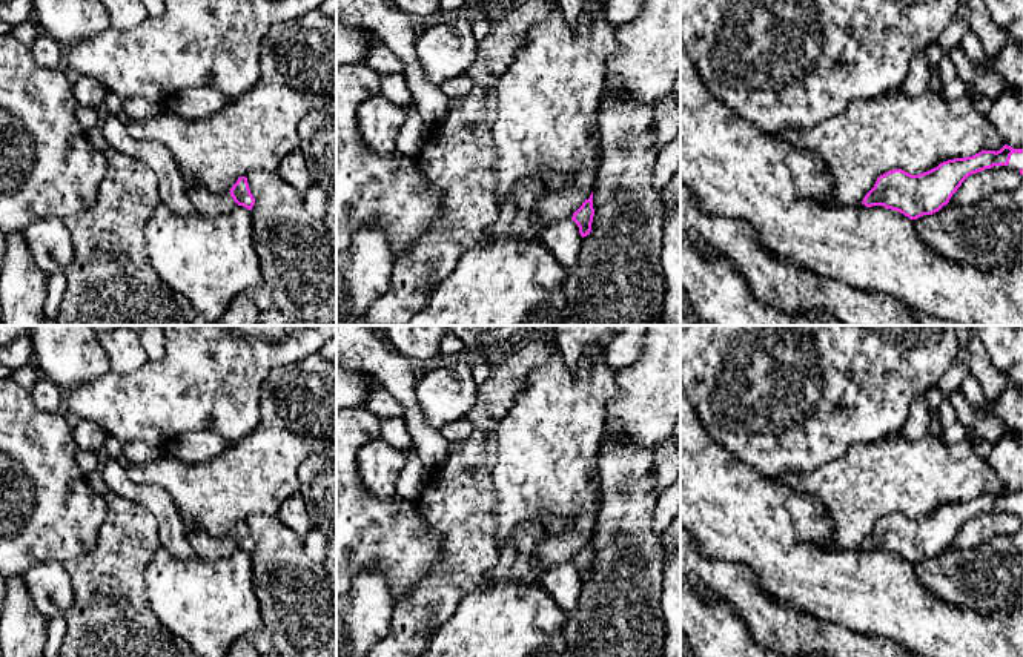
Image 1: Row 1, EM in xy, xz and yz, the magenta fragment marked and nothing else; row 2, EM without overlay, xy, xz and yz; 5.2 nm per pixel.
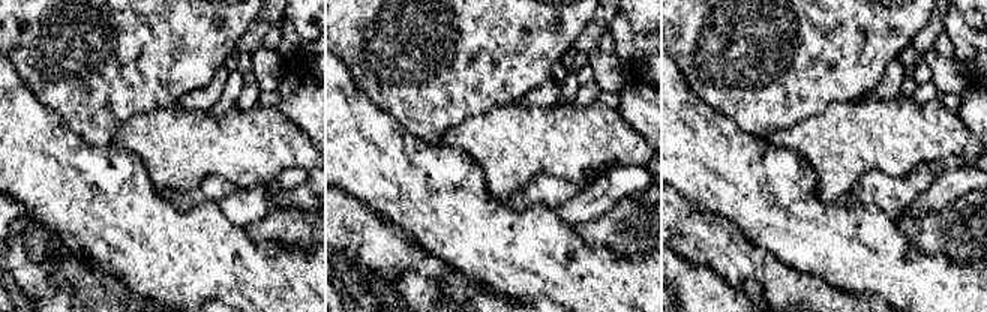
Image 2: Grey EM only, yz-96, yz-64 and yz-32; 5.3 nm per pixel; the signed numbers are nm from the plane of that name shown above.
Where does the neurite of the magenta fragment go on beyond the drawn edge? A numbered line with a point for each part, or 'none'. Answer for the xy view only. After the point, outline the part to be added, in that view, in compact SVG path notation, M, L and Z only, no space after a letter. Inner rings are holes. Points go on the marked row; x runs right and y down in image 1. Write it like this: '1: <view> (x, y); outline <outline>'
1: xy (205, 203); outline M192 183L186 187L197 213L215 216L237 207L230 193L210 193L206 187Z

